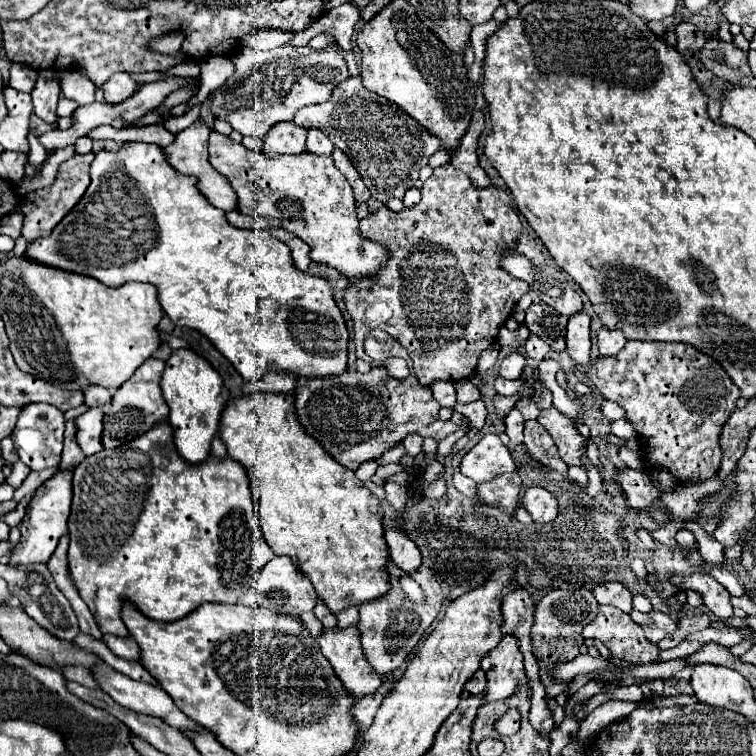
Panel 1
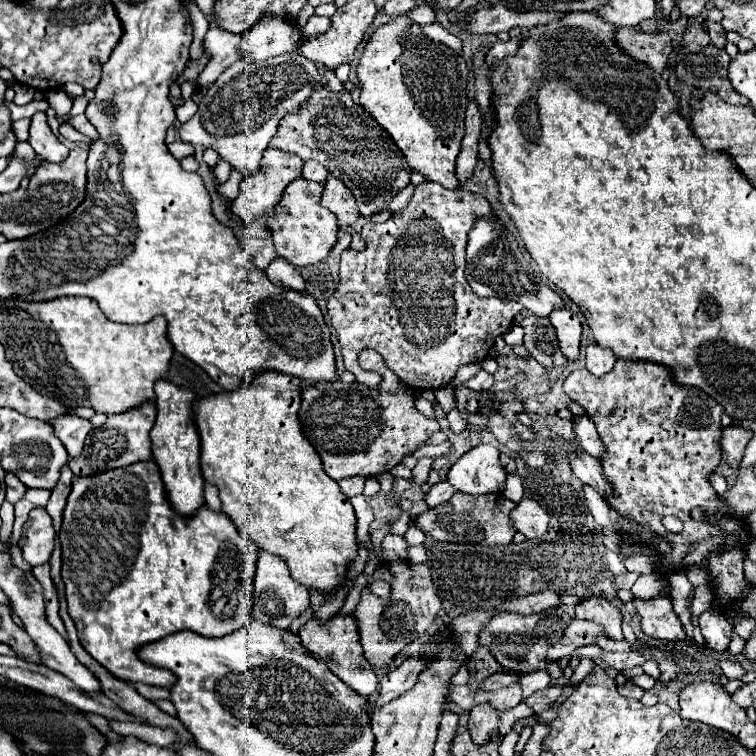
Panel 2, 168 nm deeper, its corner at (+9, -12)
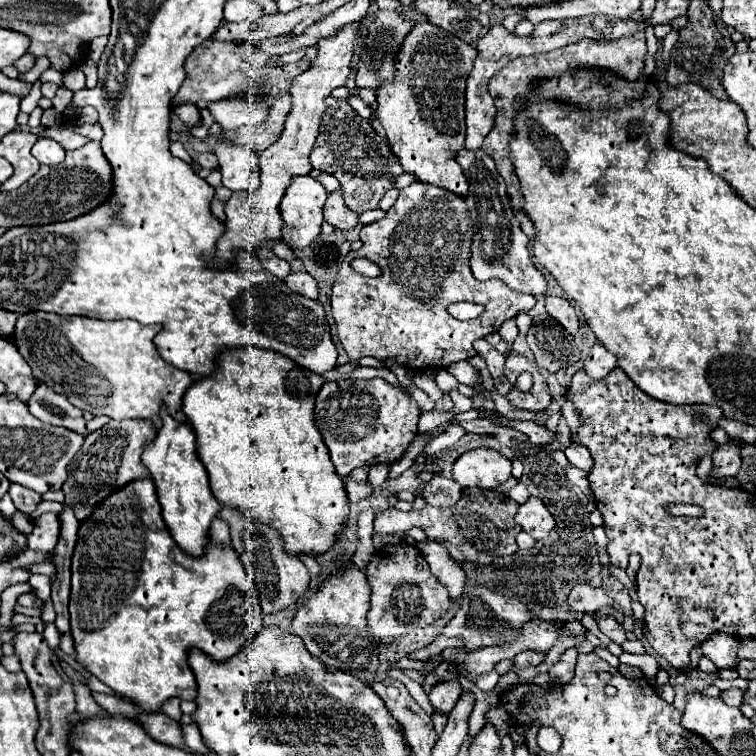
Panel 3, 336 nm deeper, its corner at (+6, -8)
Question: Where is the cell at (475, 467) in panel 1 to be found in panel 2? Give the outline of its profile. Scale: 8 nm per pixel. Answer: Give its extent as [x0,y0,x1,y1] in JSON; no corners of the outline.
[446,444,506,494]

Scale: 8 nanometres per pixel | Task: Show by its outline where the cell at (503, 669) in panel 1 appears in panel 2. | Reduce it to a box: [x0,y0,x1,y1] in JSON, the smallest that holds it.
[468,704,532,746]

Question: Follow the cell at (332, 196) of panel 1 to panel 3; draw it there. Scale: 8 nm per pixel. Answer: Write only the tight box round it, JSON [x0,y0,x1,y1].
[283,176,327,250]

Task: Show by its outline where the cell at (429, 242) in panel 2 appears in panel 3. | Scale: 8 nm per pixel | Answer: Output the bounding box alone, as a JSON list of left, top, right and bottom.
[331,182,535,372]

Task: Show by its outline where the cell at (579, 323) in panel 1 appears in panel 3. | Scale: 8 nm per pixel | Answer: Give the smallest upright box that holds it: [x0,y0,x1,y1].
[545,296,579,336]

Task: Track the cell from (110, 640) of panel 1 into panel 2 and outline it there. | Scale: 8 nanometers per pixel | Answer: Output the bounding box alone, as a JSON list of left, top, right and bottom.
[134,684,170,702]

